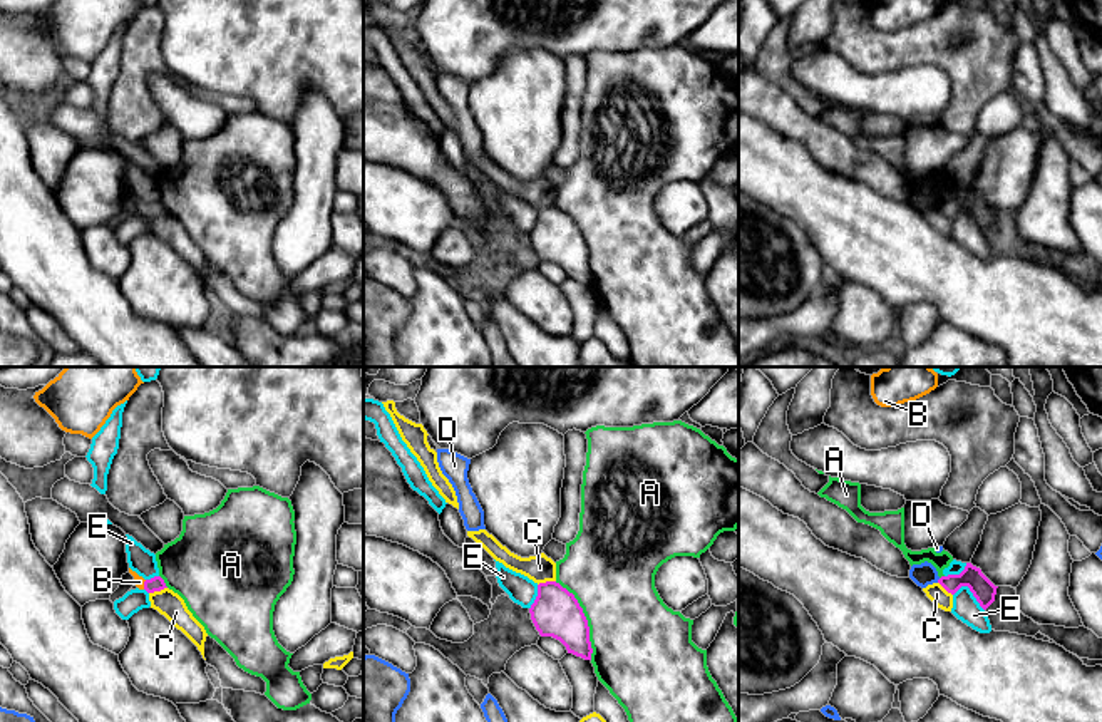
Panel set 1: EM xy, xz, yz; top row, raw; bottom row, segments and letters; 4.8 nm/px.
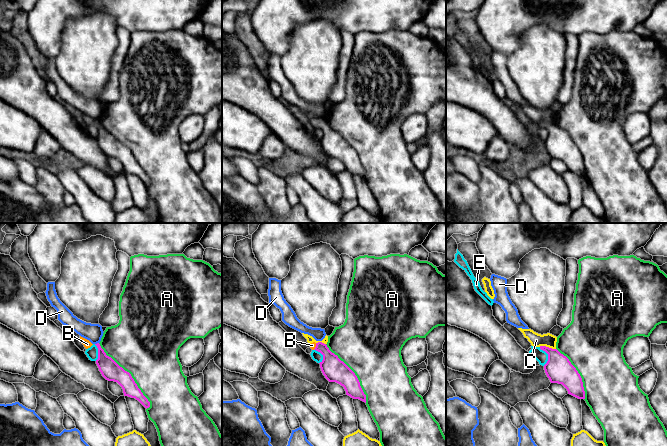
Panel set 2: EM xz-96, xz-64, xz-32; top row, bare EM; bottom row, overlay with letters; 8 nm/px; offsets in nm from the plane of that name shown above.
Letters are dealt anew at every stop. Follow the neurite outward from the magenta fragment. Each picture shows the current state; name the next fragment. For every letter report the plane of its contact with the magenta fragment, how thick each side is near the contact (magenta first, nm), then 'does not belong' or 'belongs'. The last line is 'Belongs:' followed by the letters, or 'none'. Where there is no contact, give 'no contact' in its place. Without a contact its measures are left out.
A: contact in xz; calibres 220 and 420 nm; does not belong
B: contact in xy; calibres 70 and 50 nm; belongs
C: contact in xy; calibres 70 and 120 nm; does not belong
D: contact in yz; calibres 110 and 110 nm; does not belong
E: contact in yz; calibres 110 and 130 nm; does not belong
Belongs: B

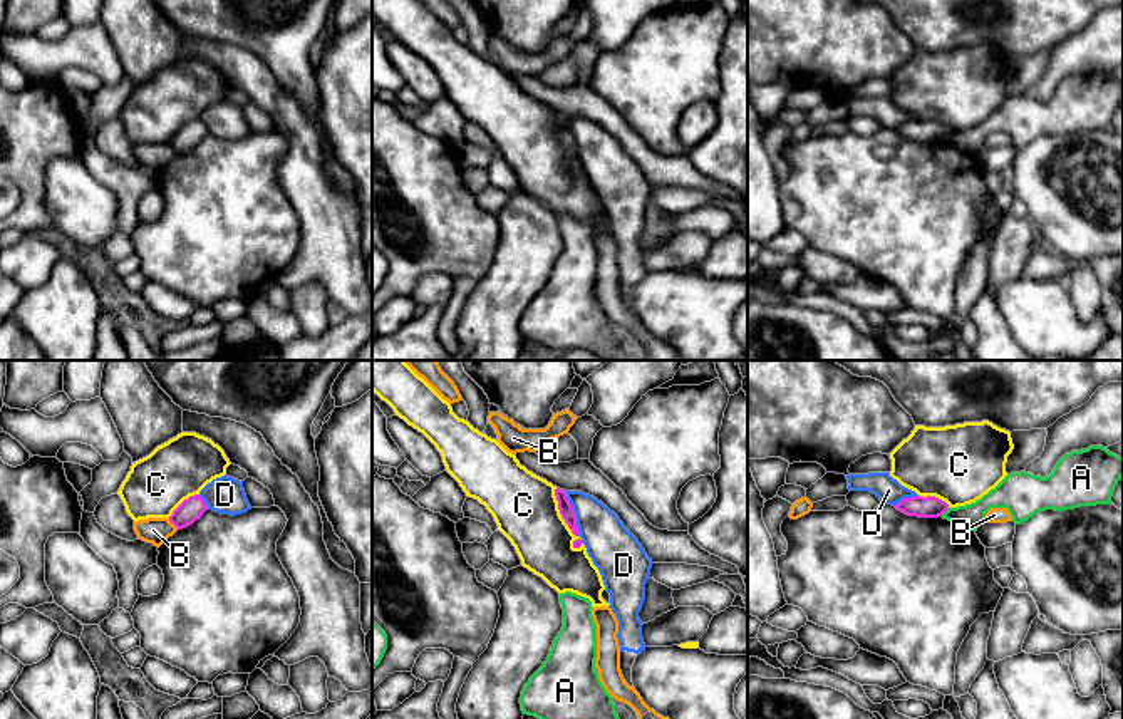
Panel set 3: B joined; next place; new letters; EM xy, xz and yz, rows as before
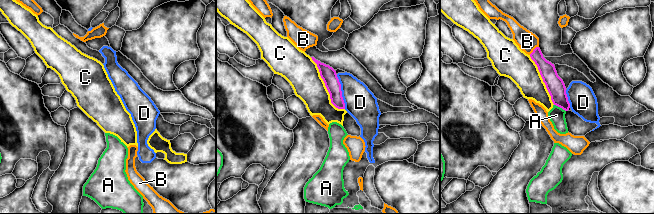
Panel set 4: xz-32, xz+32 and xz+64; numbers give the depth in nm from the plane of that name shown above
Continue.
A: contact in yz; calibres 110 and 120 nm; does not belong
B: contact in xy; calibres 110 and 130 nm; does not belong
C: contact in xz; calibres 70 and 320 nm; does not belong
D: contact in xz; calibres 70 and 220 nm; does not belong
Belongs: none

